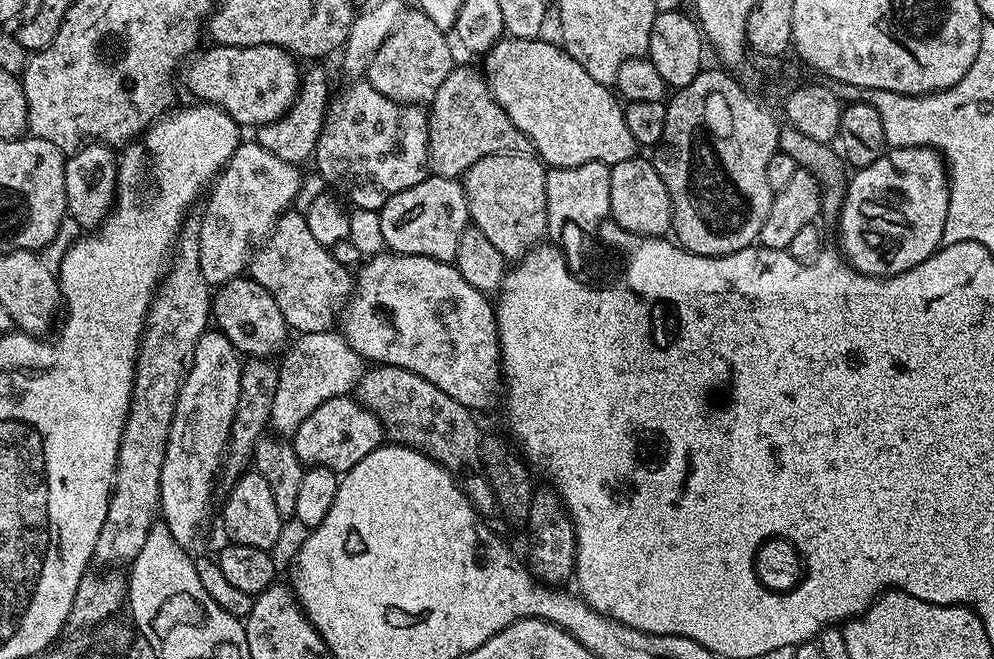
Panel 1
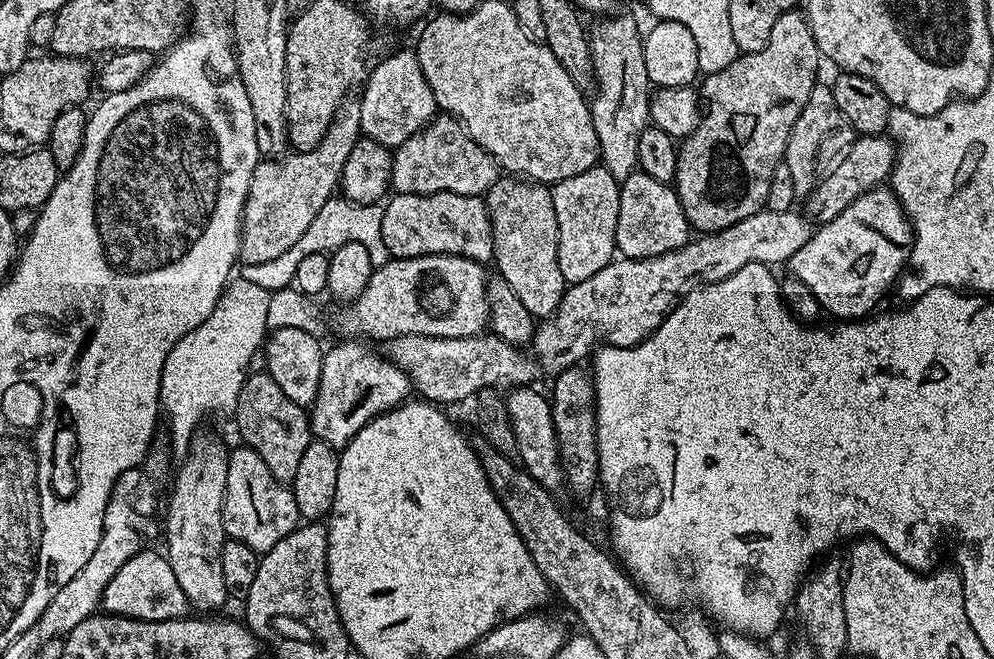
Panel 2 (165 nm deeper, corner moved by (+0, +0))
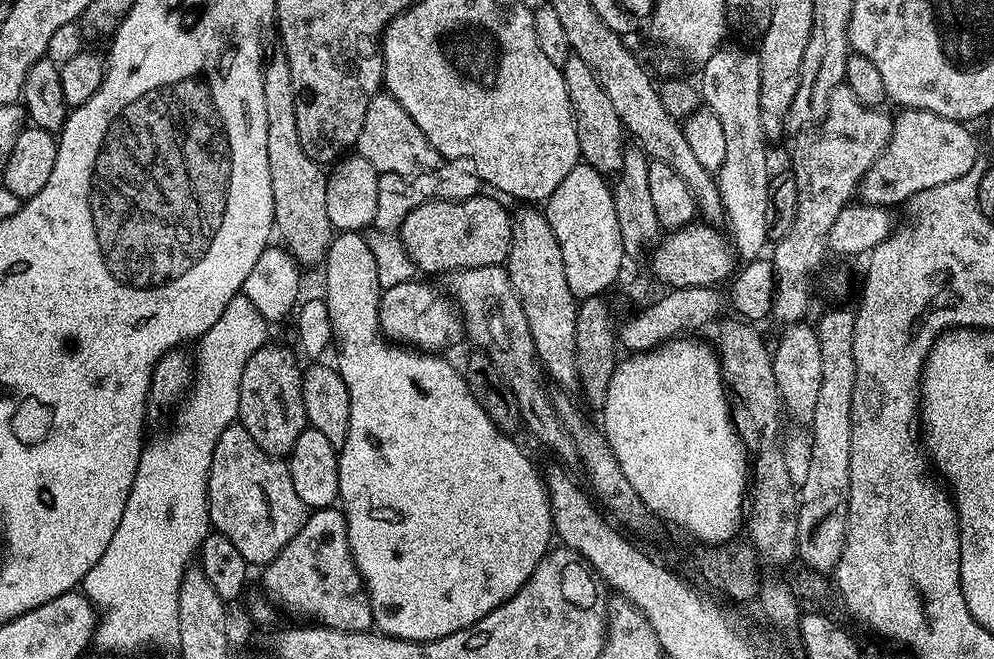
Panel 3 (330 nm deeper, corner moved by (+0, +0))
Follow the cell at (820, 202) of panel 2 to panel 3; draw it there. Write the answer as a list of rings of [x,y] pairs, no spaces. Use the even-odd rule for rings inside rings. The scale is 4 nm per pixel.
[[[906,108],[899,114],[892,123],[890,142],[866,170],[858,189],[863,203],[889,210],[895,209],[895,204],[907,205],[922,190],[954,182],[977,167],[976,140],[967,123],[917,108]]]

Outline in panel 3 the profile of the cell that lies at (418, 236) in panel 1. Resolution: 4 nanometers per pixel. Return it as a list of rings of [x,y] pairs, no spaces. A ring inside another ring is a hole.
[[[477,194],[465,200],[426,200],[422,206],[410,210],[398,229],[402,246],[406,246],[406,254],[410,254],[412,264],[423,272],[462,272],[474,266],[494,266],[504,264],[508,259],[510,242],[512,241],[512,218],[509,209],[504,209],[496,200],[485,194]]]

